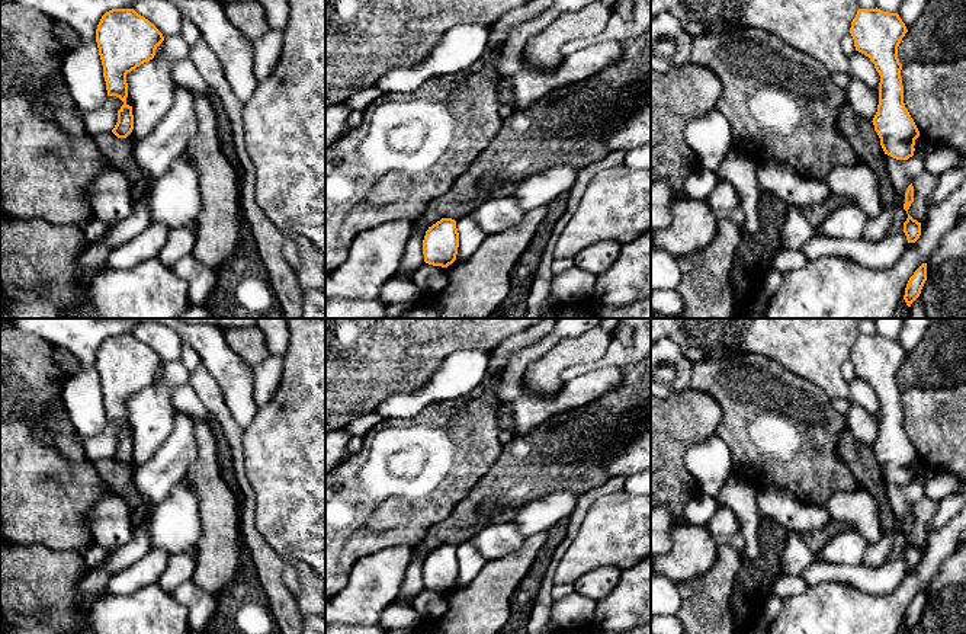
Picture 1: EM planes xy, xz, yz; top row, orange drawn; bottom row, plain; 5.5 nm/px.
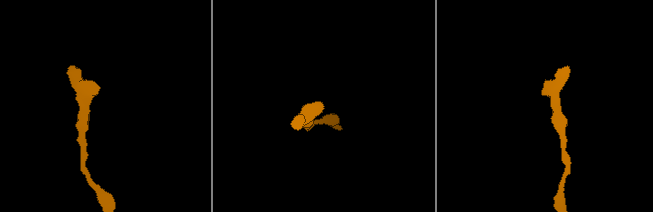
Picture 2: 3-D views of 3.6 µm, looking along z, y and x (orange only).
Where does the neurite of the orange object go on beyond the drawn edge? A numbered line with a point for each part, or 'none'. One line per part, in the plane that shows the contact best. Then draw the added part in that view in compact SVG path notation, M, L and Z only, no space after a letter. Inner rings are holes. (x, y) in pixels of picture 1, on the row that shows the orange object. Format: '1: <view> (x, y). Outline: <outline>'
none

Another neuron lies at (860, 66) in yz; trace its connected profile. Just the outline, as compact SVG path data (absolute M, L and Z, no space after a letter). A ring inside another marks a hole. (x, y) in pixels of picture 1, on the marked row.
M854 51L848 57L848 61L851 74L861 80L870 90L873 90L879 96L880 76L870 58L859 51Z

